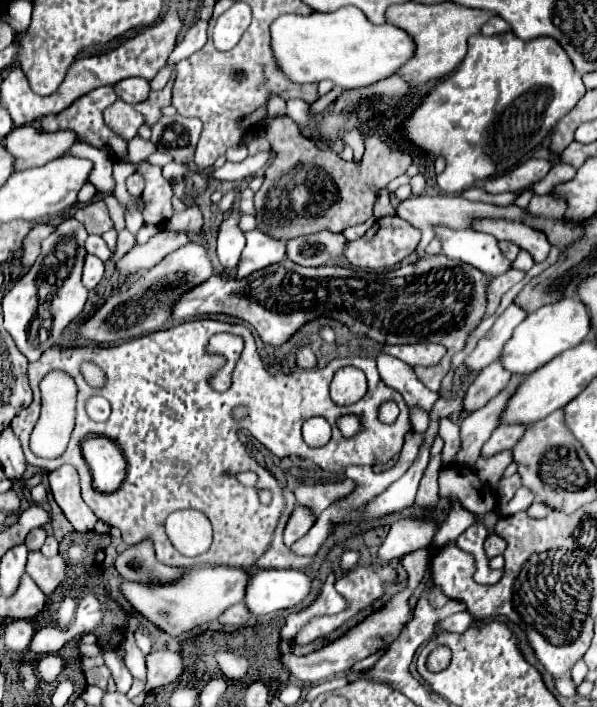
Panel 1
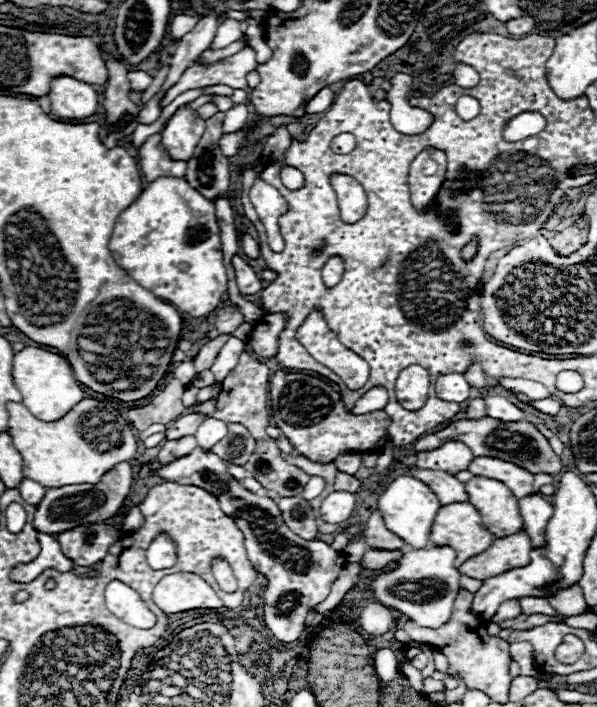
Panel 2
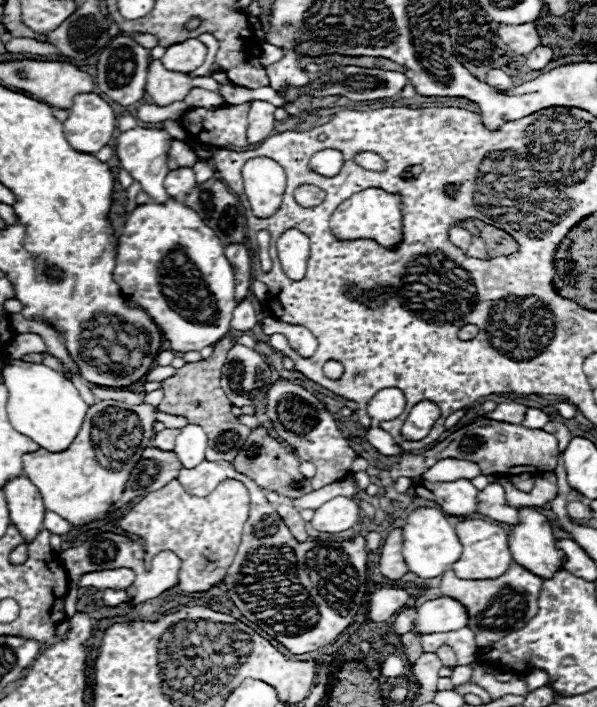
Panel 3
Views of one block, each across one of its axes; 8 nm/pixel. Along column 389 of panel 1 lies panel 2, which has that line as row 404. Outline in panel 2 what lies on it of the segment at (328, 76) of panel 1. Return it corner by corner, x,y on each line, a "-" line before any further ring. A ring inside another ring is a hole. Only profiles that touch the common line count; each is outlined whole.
26,346
24,350
16,352
14,364
12,364
12,380
22,394
22,404
40,420
52,422
60,420
64,414
68,414
80,400
84,400
84,390
80,388
80,382
74,378
72,368
66,358
60,354
52,354
44,348

